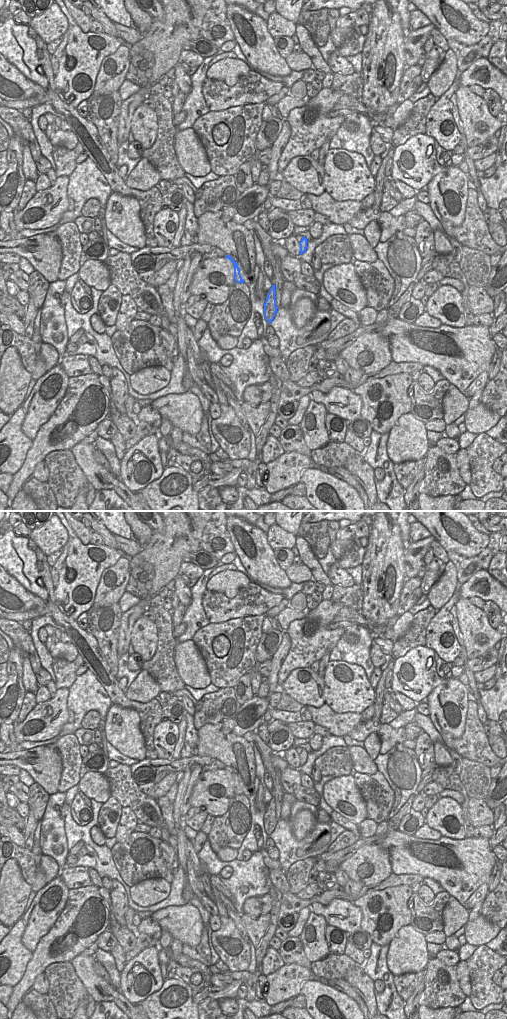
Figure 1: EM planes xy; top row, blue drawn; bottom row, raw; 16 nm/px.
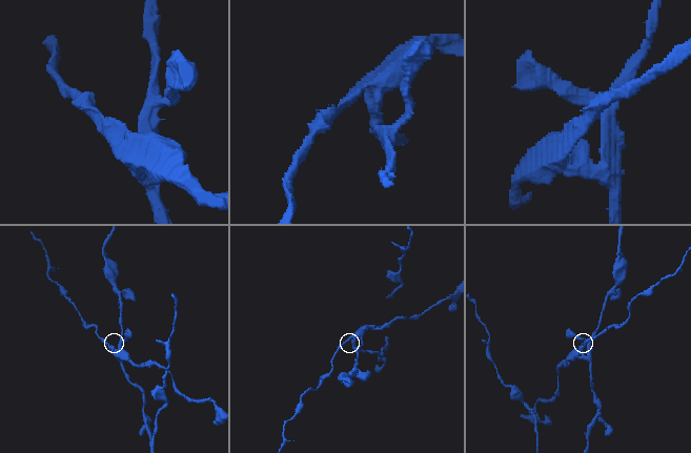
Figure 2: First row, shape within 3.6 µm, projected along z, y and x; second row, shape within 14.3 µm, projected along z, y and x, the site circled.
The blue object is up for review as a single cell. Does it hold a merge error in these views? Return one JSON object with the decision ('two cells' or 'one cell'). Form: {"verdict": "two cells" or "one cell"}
{"verdict": "two cells"}

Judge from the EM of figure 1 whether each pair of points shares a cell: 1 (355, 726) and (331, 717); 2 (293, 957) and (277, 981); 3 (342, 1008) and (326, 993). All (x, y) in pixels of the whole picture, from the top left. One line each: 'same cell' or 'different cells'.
1: same cell
2: different cells
3: same cell

